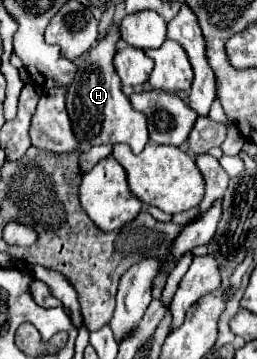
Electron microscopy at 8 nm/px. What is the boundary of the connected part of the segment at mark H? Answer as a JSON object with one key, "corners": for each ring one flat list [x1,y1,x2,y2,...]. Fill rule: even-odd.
{"corners":[[116,26,108,30,108,36,102,38,90,52,82,54,76,64,78,72,66,92,66,108,72,120,72,130,76,140,86,146,96,144,128,144,134,154,140,154,148,144,148,130,146,130,146,116,136,112,128,98,122,92,120,78,112,66,112,58,116,54,116,42,120,32]]}

